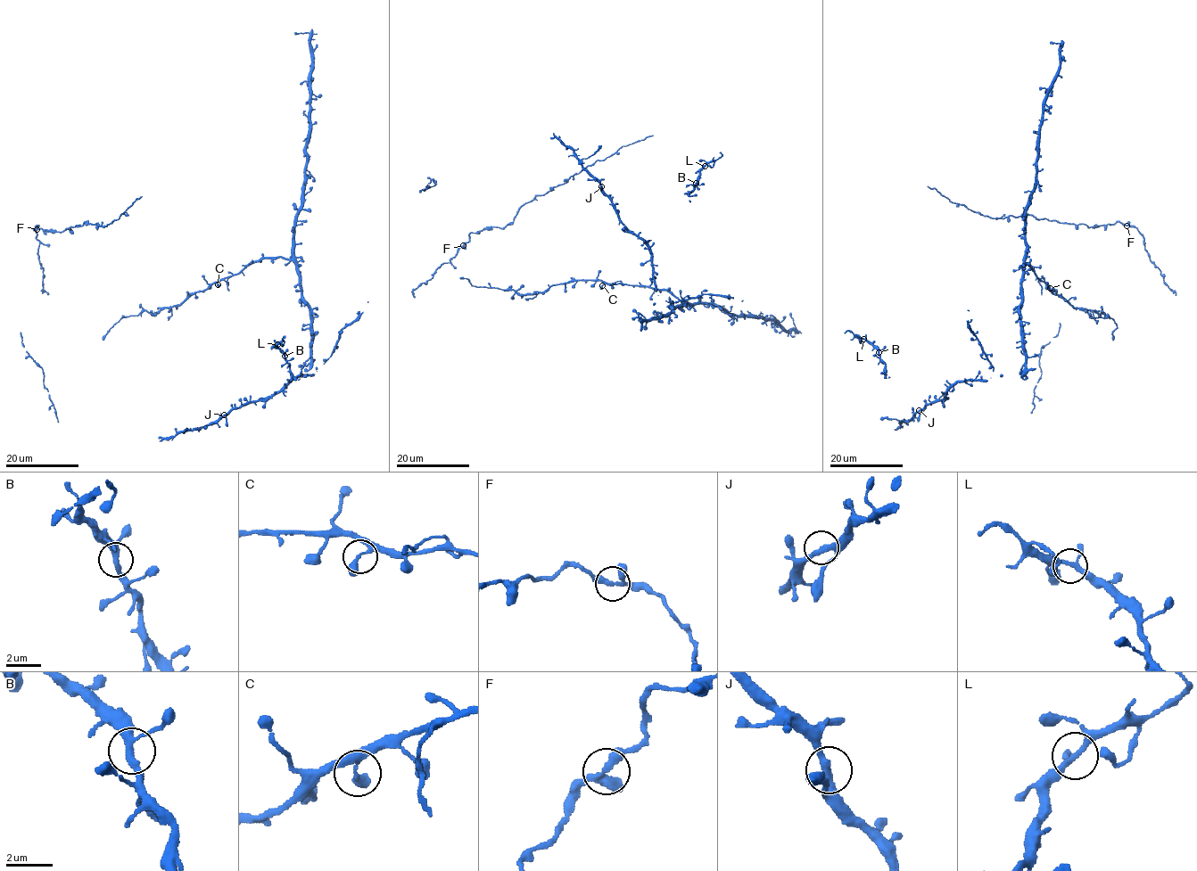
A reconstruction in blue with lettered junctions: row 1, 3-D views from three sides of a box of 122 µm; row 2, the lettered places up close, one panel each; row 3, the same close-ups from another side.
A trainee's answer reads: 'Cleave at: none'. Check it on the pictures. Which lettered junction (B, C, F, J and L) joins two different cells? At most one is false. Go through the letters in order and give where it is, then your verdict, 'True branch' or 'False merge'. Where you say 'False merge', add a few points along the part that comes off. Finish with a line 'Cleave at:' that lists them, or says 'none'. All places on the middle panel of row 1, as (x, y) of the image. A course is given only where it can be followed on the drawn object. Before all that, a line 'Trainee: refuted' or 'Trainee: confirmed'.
Trainee: confirmed
B: Place: (696, 183). True branch
C: Place: (602, 285). True branch
F: Place: (463, 245). True branch
J: Place: (601, 186). True branch
L: Place: (705, 166). True branch
Cleave at: none

